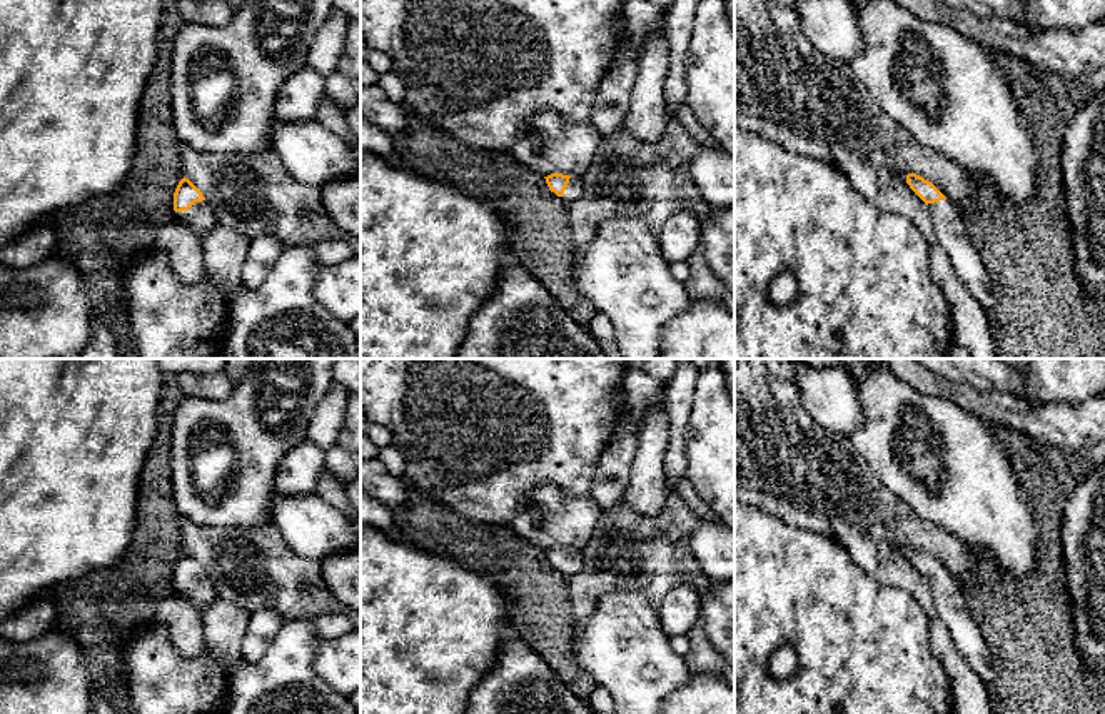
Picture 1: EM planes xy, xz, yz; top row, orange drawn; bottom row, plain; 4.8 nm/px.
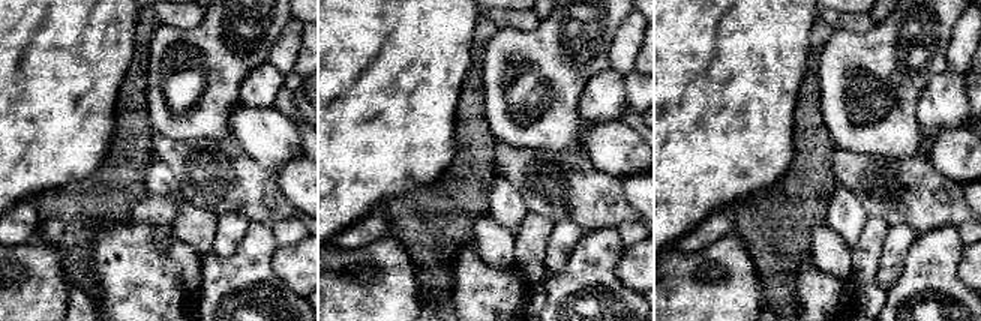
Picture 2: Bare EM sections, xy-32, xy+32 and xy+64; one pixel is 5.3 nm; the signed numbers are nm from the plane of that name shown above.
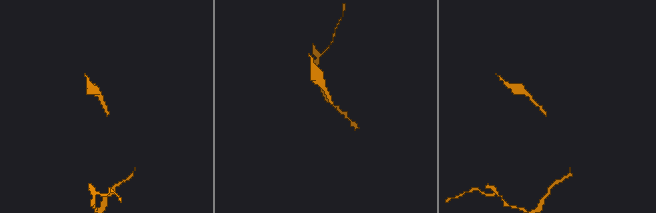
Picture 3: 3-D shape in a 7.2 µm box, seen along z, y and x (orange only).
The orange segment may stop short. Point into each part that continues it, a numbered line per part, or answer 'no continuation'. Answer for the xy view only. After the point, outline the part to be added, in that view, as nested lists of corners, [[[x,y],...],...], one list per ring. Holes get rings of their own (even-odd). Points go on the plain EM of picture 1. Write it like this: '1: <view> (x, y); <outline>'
1: xy (201, 593); [[[207,574],[195,576],[189,584],[175,586],[175,589],[200,612],[200,616],[217,599]]]

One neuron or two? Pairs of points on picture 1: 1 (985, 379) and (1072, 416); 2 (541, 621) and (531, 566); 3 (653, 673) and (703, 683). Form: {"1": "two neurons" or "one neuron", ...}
{"1": "two neurons", "2": "one neuron", "3": "two neurons"}

